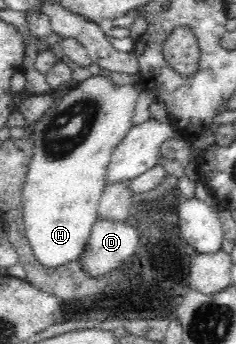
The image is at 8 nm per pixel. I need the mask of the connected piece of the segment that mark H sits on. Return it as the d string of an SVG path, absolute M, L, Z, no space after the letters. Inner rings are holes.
M106 73L92 75L28 128L34 137L34 150L23 187L23 222L35 259L47 271L73 262L83 254L92 228L99 218L97 208L107 186L104 178L112 160L112 152L134 126L134 106L142 89L139 82L115 86Z

